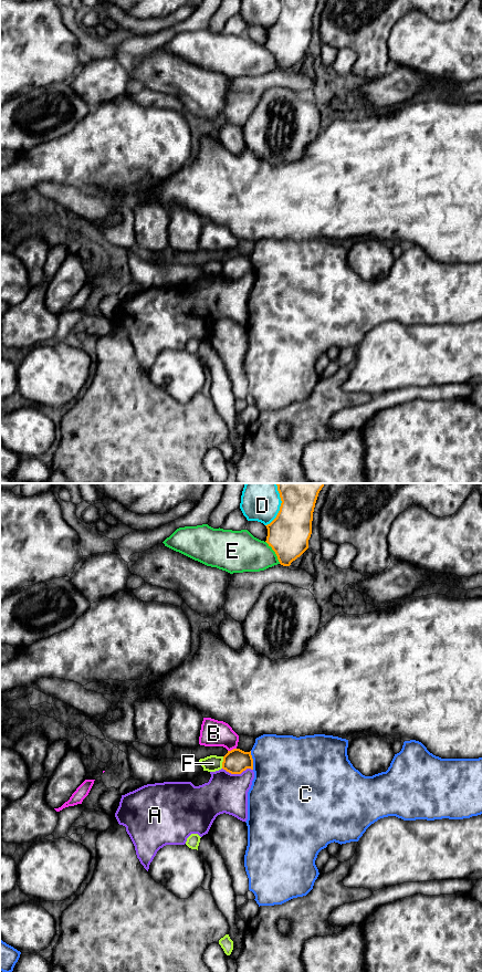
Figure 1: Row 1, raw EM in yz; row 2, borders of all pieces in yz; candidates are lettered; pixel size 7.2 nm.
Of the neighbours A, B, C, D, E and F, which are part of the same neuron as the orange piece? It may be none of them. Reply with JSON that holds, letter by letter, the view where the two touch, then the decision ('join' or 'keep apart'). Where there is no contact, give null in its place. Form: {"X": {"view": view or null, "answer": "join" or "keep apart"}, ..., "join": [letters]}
{"A": {"view": "yz", "answer": "keep apart"}, "B": {"view": "yz", "answer": "keep apart"}, "C": {"view": "yz", "answer": "keep apart"}, "D": {"view": "yz", "answer": "keep apart"}, "E": {"view": "yz", "answer": "keep apart"}, "F": {"view": "yz", "answer": "keep apart"}, "join": []}

